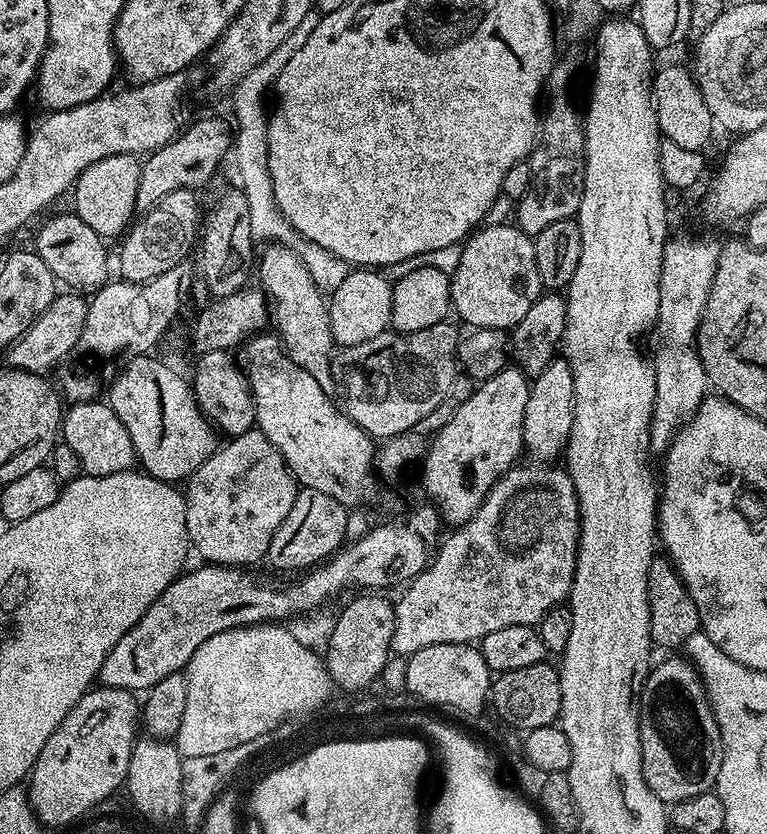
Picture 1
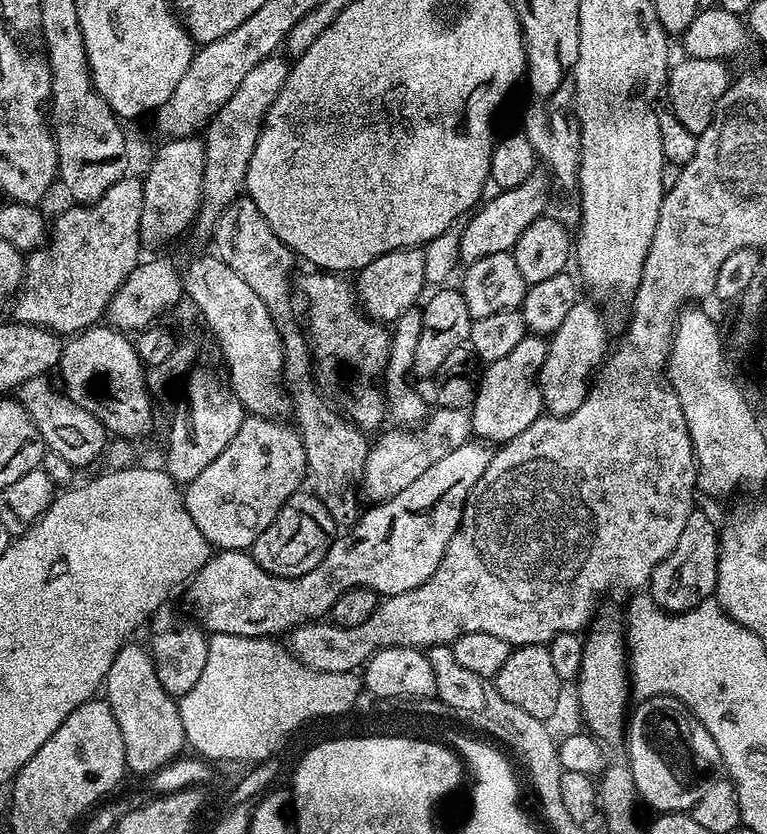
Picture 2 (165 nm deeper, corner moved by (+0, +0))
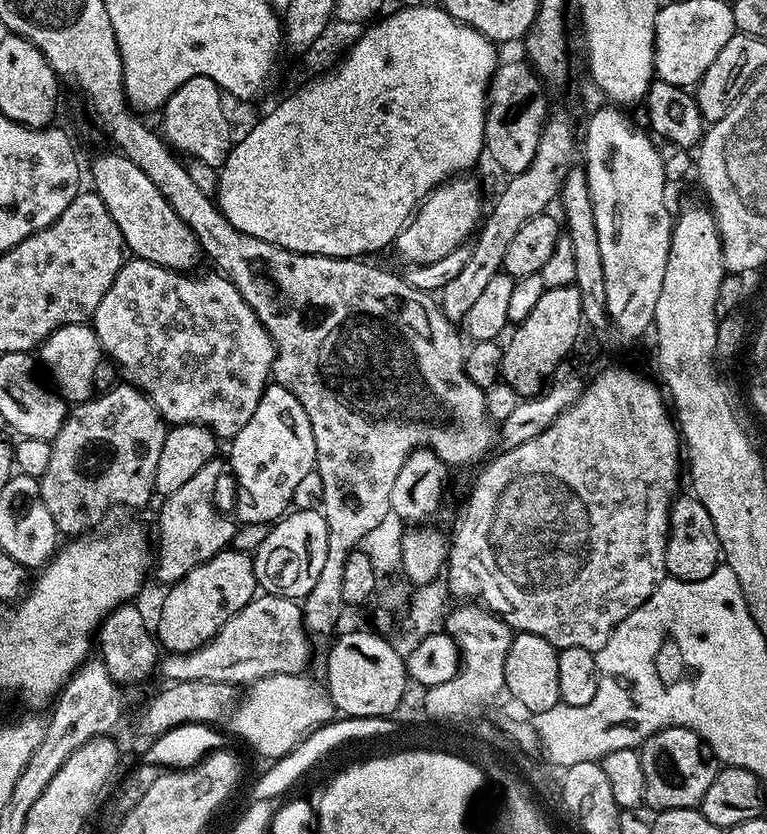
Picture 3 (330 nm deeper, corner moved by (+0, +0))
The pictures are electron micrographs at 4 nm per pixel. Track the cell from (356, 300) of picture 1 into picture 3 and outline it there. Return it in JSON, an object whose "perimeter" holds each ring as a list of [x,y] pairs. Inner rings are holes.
{"perimeter":[[[453,178],[444,181],[421,200],[407,226],[396,235],[394,251],[405,260],[405,265],[429,264],[446,258],[450,250],[458,250],[465,245],[468,235],[477,231],[482,220],[480,212],[480,188],[468,178]]]}

